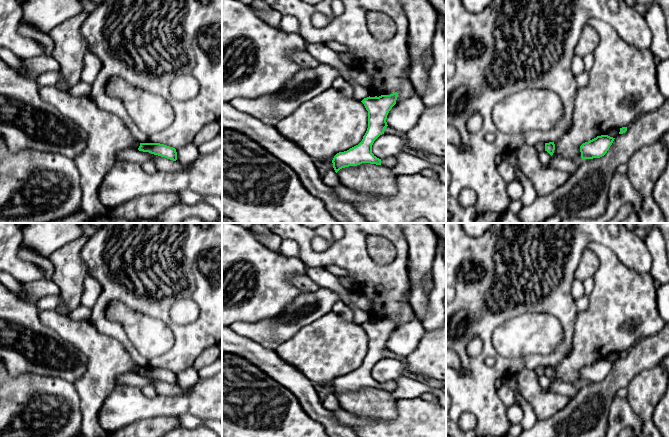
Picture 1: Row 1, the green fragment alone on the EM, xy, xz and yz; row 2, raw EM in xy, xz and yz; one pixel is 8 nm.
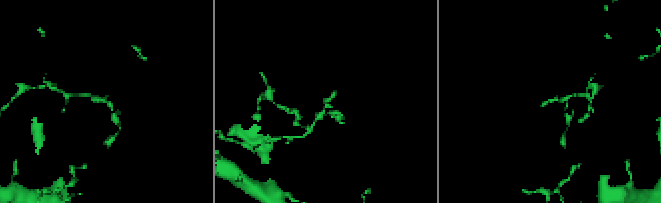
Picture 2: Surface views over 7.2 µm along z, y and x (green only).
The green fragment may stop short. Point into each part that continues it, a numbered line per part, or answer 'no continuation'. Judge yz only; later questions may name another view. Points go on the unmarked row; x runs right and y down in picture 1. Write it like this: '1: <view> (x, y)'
no continuation

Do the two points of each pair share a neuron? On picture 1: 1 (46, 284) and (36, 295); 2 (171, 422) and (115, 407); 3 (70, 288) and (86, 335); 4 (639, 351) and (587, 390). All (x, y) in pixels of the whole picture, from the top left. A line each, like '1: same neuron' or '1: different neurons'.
1: same neuron
2: different neurons
3: different neurons
4: same neuron

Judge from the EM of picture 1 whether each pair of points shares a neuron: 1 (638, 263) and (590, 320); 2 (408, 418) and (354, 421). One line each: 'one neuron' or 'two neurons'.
1: two neurons
2: one neuron

